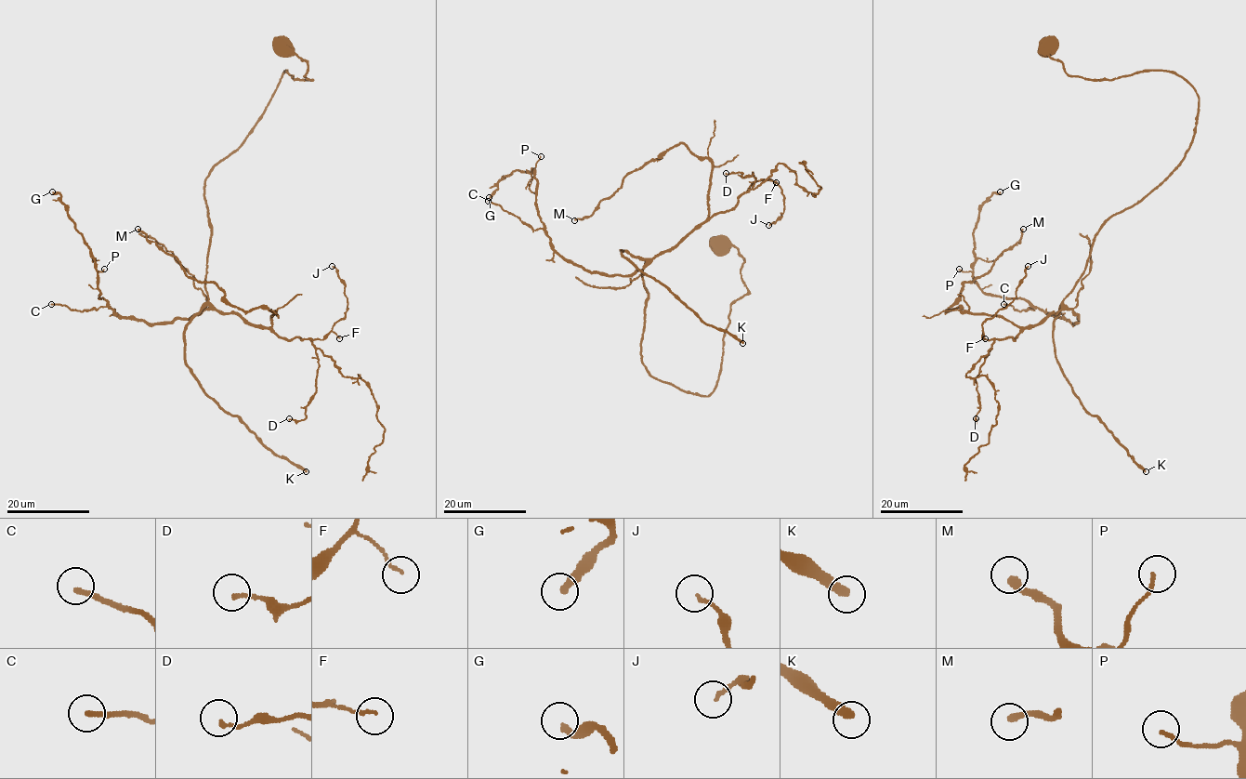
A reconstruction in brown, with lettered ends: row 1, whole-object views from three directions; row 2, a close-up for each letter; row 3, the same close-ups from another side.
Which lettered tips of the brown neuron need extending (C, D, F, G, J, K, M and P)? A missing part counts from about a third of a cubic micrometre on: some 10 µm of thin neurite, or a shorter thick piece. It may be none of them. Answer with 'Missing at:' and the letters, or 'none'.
Missing at: C, G, K

